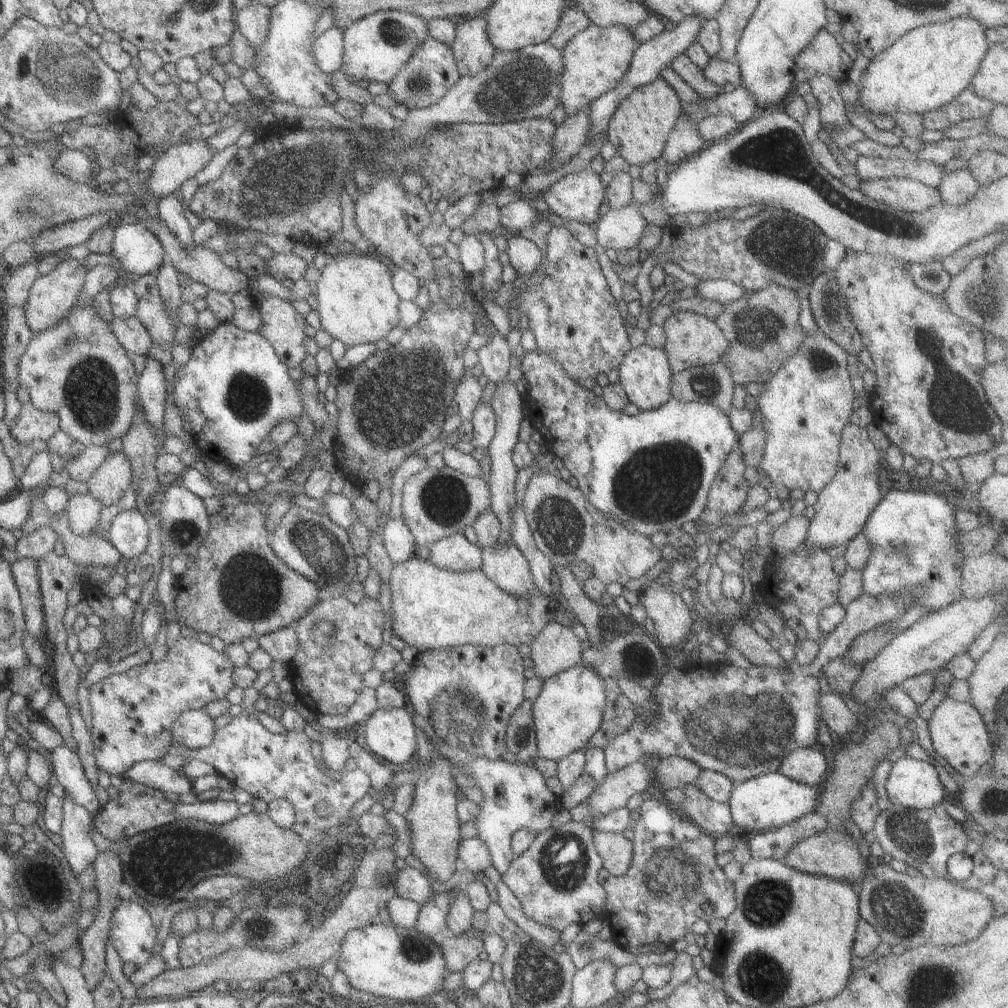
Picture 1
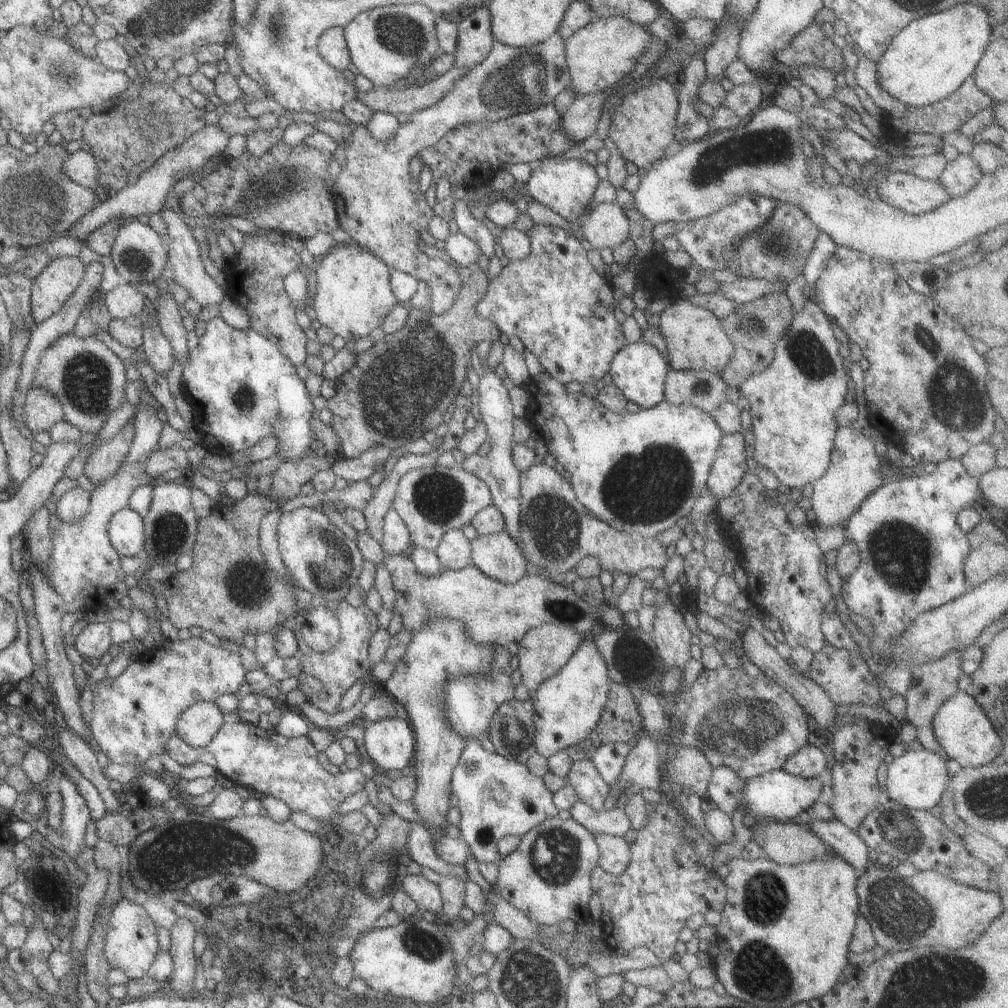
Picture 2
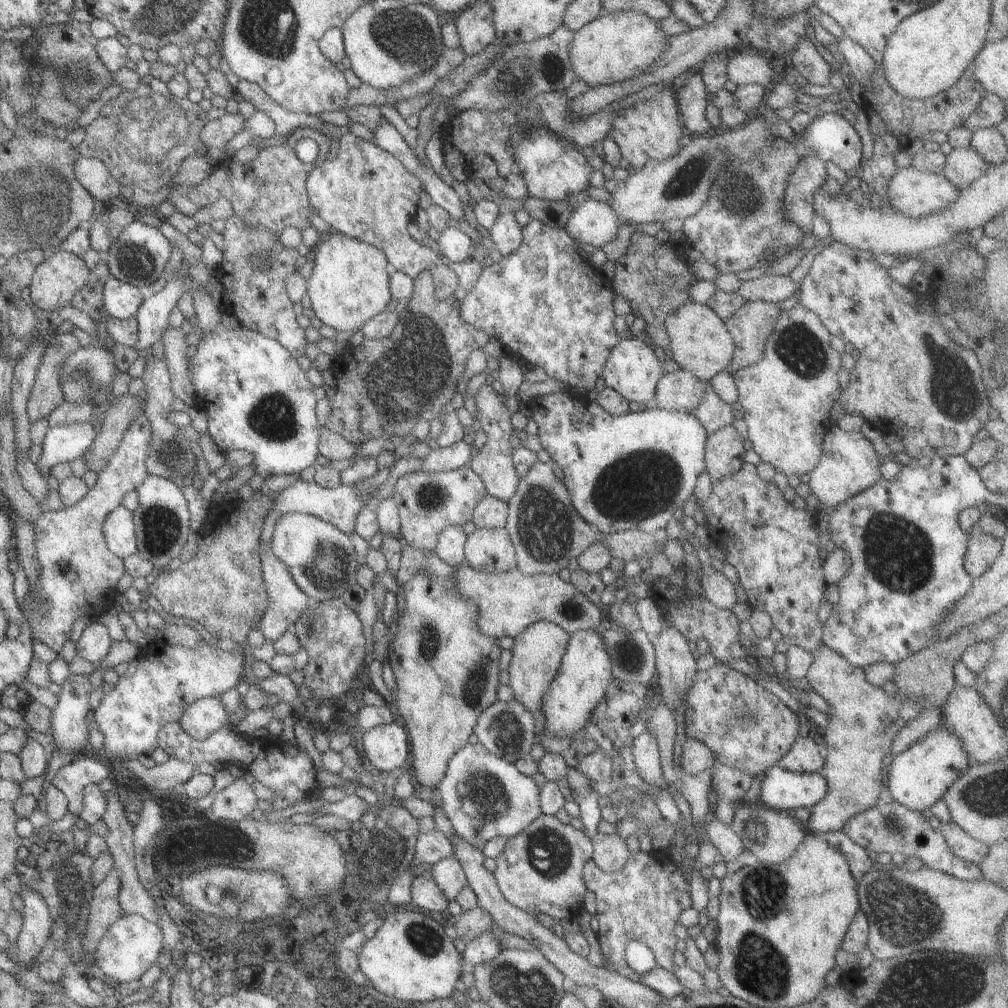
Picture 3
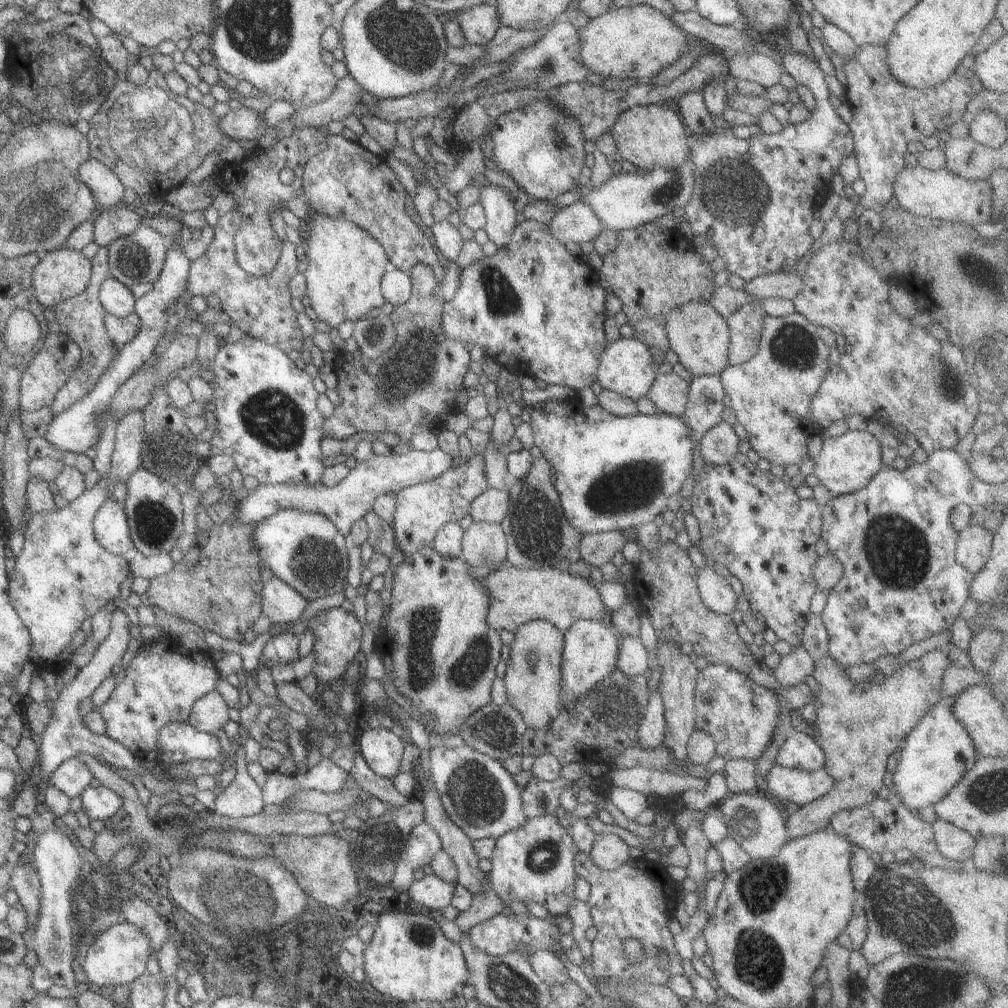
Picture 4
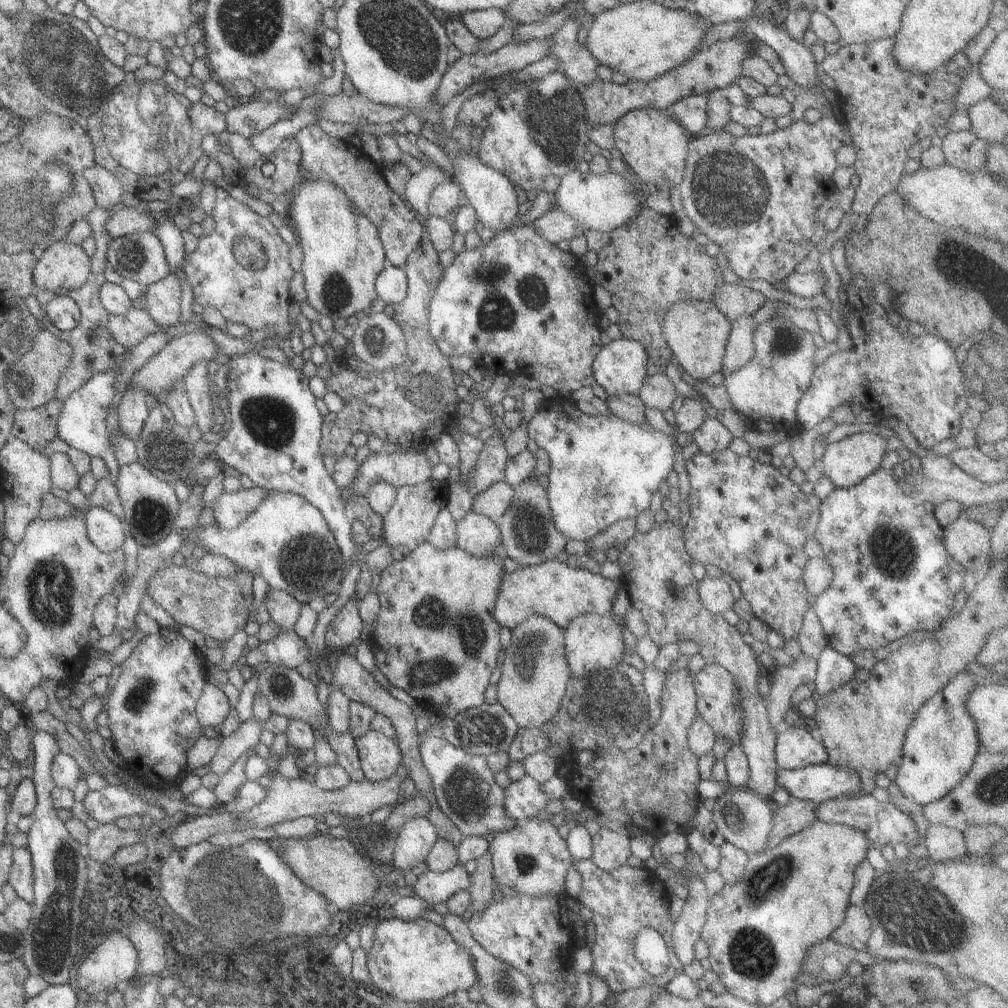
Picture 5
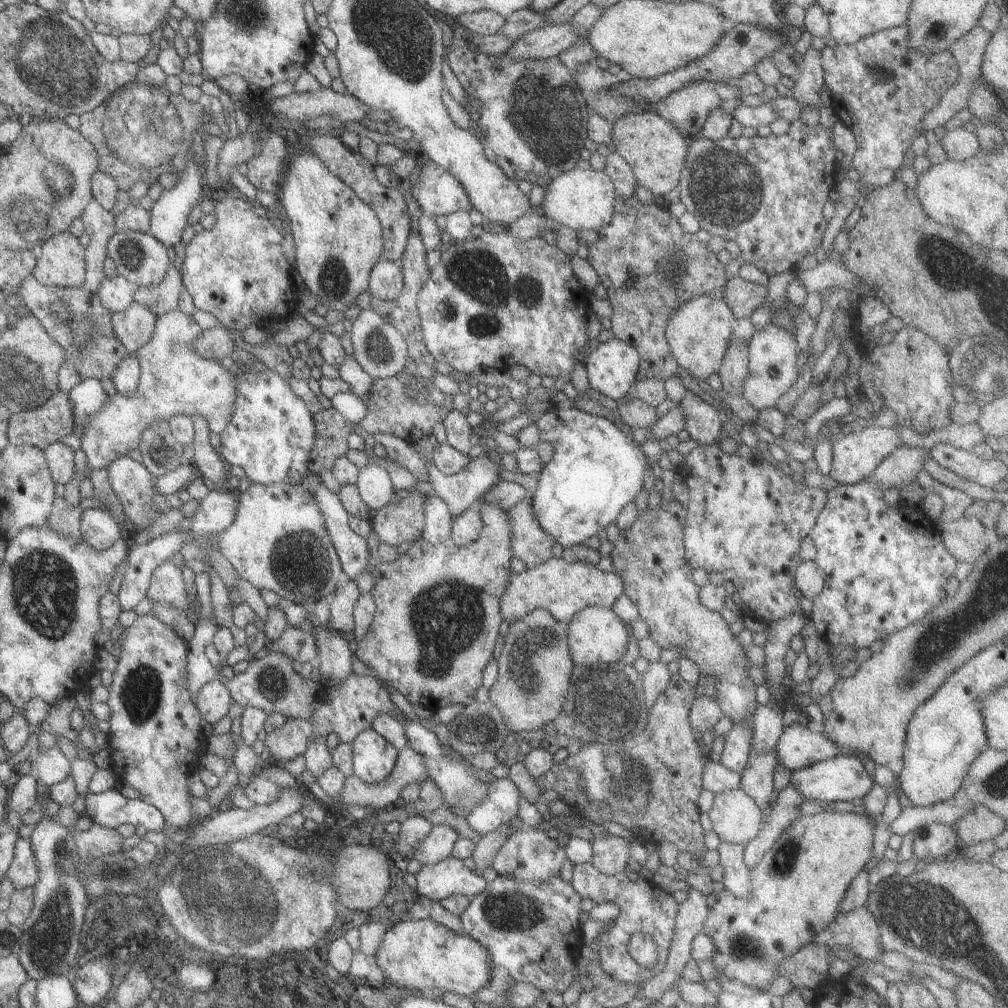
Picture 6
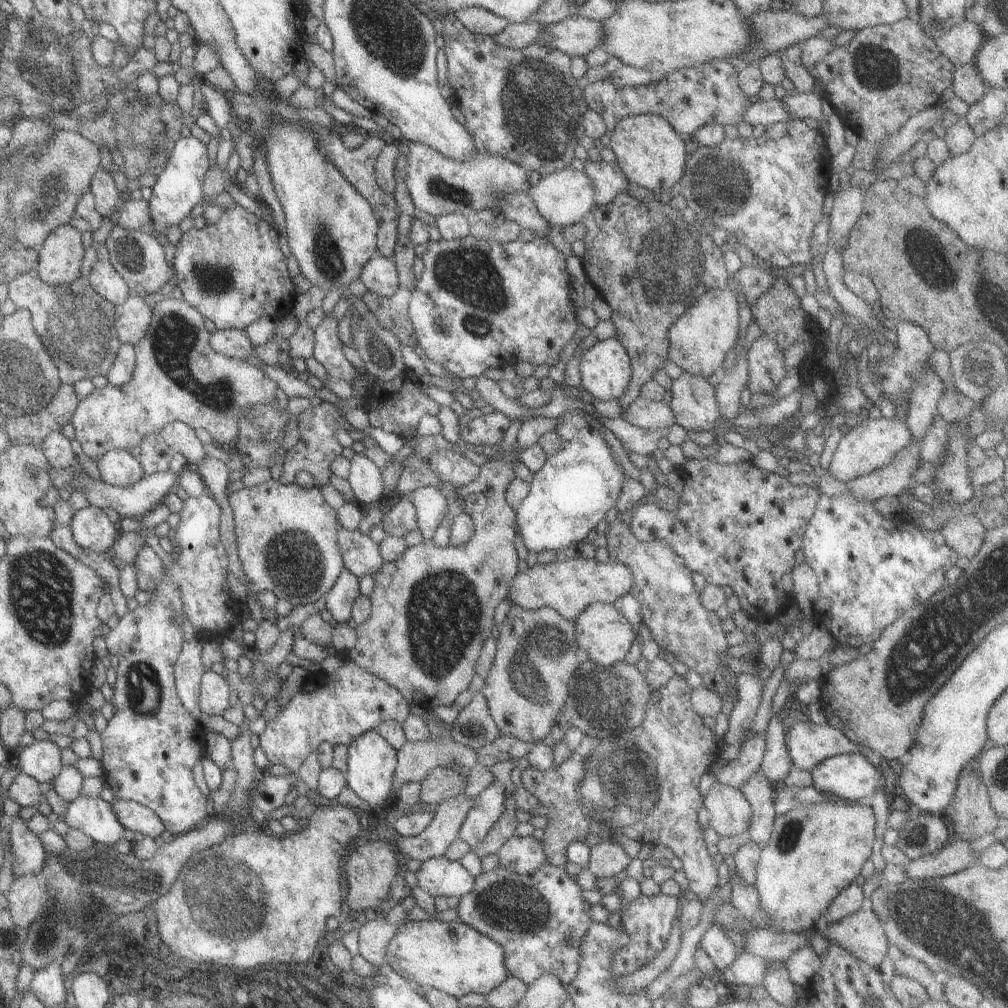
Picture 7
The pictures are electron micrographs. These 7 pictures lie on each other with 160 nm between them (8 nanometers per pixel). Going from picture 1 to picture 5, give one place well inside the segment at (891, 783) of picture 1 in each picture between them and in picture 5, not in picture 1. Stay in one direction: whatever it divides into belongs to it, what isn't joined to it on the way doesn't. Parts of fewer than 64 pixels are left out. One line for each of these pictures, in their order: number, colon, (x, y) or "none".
2: (916, 780)
3: (917, 777)
4: (937, 752)
5: (939, 745)

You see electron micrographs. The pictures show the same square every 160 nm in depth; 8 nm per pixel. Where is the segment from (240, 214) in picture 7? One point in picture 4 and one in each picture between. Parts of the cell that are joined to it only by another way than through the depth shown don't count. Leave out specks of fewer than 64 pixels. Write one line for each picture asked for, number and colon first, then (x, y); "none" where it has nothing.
4: (258, 306)
5: (253, 298)
6: (236, 271)

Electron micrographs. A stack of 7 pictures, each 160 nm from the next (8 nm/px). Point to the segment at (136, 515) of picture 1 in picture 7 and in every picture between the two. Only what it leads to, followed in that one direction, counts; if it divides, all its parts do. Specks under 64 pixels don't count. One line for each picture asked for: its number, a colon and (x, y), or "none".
2: (125, 531)
3: (117, 528)
4: (109, 525)
5: (106, 532)
6: (98, 530)
7: (90, 528)

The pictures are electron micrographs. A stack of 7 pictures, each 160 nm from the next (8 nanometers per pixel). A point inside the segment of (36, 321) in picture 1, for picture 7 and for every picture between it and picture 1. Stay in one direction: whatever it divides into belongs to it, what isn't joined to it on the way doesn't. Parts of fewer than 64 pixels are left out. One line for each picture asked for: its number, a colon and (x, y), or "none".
2: (52, 286)
3: (55, 280)
4: (62, 273)
5: (63, 266)
6: (60, 262)
7: (58, 263)

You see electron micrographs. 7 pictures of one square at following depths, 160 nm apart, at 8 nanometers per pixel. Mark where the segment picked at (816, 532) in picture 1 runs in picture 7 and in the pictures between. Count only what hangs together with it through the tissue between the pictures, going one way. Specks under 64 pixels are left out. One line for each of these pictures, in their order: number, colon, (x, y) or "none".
2: (852, 474)
3: (848, 464)
4: (845, 462)
5: (845, 462)
6: (853, 456)
7: (870, 444)

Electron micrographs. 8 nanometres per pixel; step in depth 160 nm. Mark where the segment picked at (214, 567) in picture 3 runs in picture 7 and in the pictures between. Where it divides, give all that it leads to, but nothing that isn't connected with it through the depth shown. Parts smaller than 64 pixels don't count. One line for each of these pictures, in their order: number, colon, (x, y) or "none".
4: (221, 592)
5: (217, 606)
6: (166, 585)
7: (149, 569)

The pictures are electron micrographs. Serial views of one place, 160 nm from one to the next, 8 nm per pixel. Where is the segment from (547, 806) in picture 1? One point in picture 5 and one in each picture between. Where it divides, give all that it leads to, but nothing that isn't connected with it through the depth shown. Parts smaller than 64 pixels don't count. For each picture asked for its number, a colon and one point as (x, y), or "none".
2: (496, 797)
3: (483, 796)
4: (477, 793)
5: (463, 786)

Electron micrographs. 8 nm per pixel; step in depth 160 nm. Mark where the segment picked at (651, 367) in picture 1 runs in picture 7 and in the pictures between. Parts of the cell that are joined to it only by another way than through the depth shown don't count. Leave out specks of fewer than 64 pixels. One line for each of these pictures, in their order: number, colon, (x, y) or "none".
2: (638, 369)
3: (631, 369)
4: (625, 366)
5: (619, 367)
6: (611, 367)
7: (604, 370)

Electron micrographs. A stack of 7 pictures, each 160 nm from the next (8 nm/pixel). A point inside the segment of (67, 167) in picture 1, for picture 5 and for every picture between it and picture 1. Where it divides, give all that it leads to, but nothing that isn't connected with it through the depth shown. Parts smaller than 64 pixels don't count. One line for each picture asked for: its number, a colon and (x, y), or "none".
2: (80, 167)
3: (90, 172)
4: (105, 188)
5: (106, 189)

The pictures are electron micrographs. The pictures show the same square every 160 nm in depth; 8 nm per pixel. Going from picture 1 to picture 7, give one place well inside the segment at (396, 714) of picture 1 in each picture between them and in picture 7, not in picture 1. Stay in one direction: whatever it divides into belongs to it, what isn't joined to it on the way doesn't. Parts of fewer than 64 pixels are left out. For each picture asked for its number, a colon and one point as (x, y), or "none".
2: (388, 742)
3: (386, 746)
4: (381, 749)
5: (379, 756)
6: (372, 757)
7: (370, 764)

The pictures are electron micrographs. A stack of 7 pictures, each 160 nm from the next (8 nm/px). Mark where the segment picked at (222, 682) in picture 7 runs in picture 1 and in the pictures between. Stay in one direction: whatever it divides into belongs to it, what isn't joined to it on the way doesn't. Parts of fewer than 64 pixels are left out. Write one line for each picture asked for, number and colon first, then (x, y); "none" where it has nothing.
1: (193, 728)
2: (196, 725)
3: (203, 716)
4: (208, 713)
5: (211, 708)
6: (212, 701)

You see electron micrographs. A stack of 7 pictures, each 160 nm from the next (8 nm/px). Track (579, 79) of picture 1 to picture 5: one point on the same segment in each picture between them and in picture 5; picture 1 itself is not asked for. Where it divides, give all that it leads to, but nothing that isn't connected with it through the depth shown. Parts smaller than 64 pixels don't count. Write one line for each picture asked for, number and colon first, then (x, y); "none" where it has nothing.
2: (598, 55)
3: (614, 46)
4: (626, 42)
5: (641, 40)

